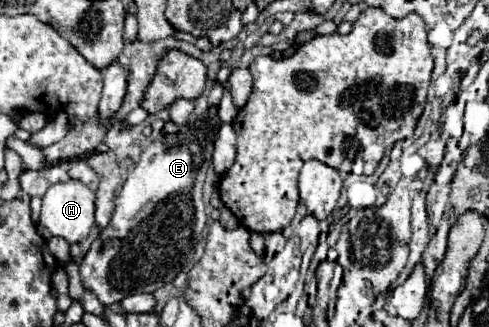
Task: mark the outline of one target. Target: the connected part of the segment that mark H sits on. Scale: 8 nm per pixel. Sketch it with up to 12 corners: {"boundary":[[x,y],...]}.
{"boundary":[[78,180],[52,184],[40,224],[70,244],[94,226],[94,192]]}

